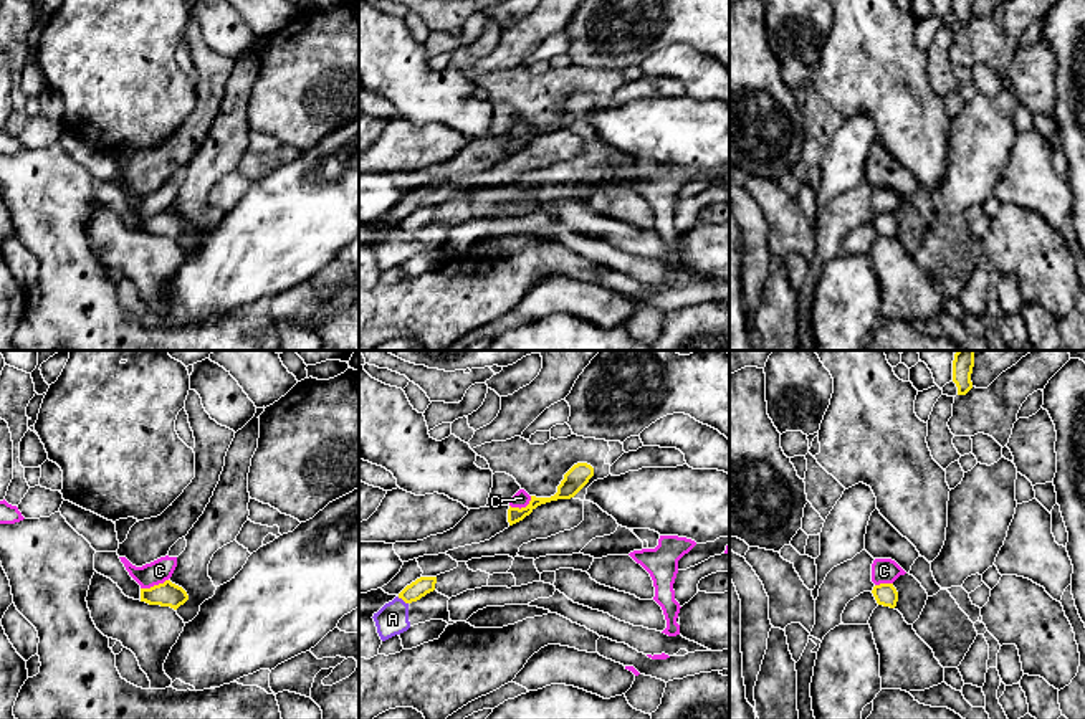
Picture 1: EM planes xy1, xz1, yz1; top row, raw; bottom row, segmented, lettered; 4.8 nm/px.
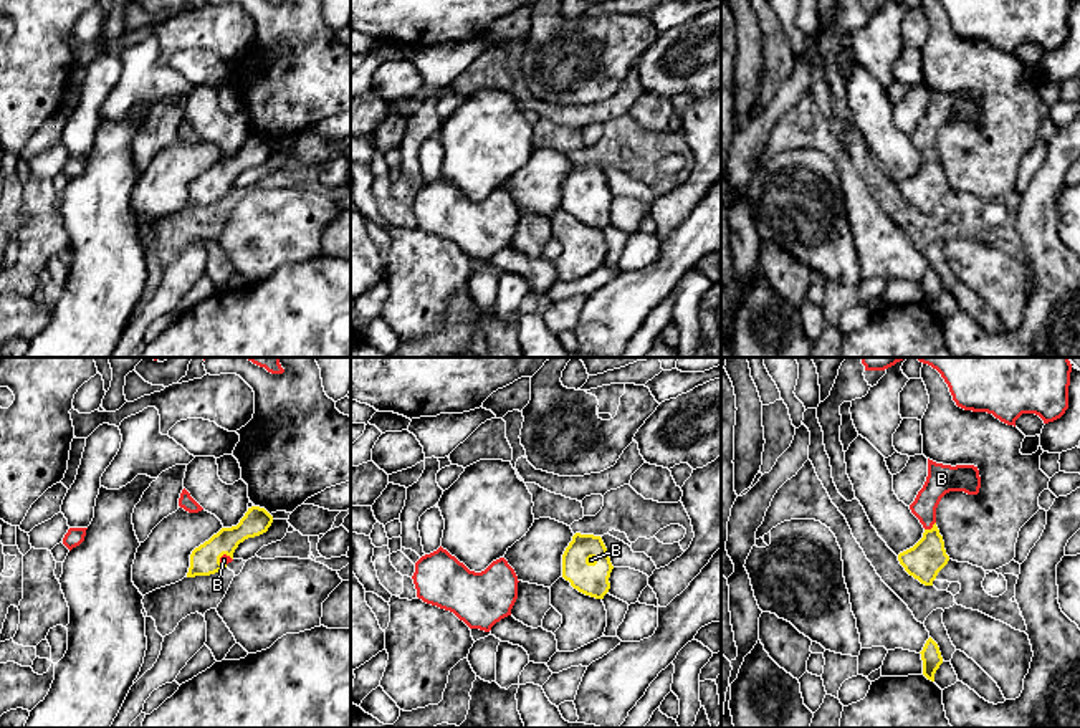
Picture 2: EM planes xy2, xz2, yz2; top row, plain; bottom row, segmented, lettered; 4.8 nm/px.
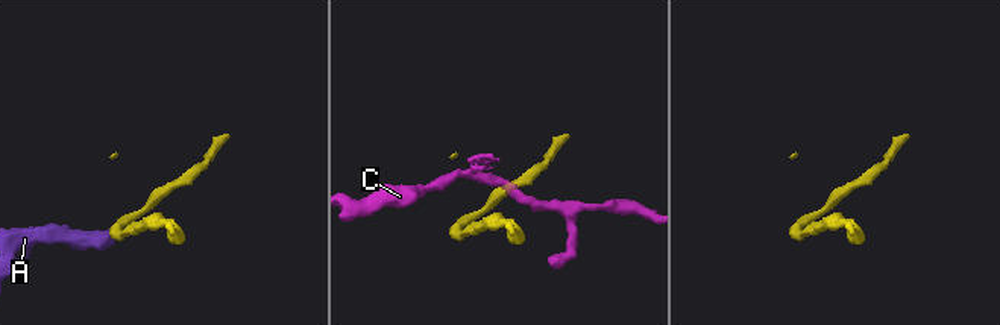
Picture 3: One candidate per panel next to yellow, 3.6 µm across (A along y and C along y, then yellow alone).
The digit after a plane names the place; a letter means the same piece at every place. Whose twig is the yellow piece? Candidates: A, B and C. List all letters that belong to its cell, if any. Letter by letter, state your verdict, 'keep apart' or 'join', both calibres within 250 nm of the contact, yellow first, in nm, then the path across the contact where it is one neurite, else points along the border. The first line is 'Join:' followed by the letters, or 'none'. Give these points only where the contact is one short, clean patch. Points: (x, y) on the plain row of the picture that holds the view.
Join: B
A: keep apart; 90 nm thick on the yellow side, 160 nm on the other; border along xz1 (397, 227), (407, 233)
B: join; 180 nm thick on the yellow side, 140 nm on the other; runs through yz2 (923, 191), (931, 176), (931, 158), (928, 126), (941, 108)
C: keep apart; 120 nm thick on the yellow side, 120 nm on the other; border along xy1 (167, 209), (141, 219)

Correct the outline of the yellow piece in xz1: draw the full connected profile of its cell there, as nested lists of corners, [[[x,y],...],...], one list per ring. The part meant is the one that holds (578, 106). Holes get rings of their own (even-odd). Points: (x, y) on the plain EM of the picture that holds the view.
[[[587,93],[574,94],[566,104],[561,114],[557,116],[557,122],[551,127],[536,127],[531,126],[531,131],[526,137],[511,137],[508,139],[508,152],[509,155],[523,150],[529,145],[538,136],[557,131],[557,129],[571,129],[574,127],[594,106],[594,98]]]

